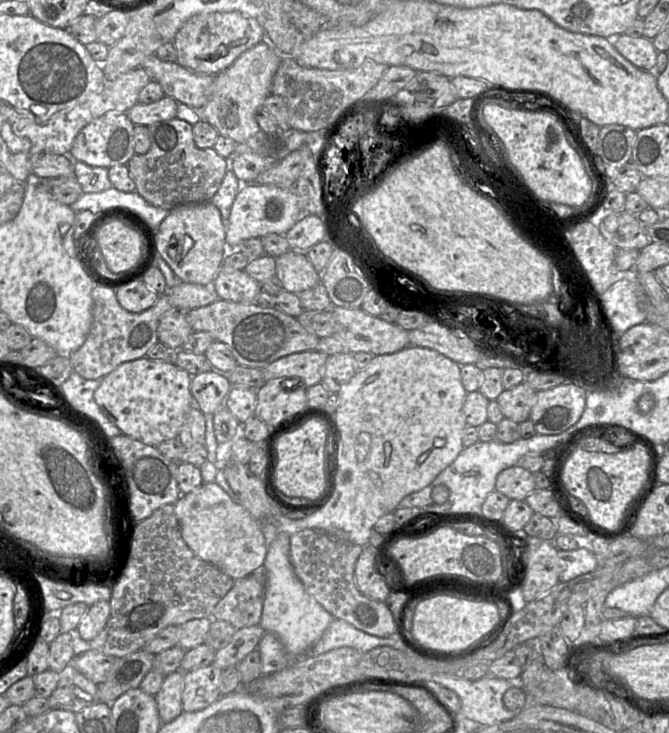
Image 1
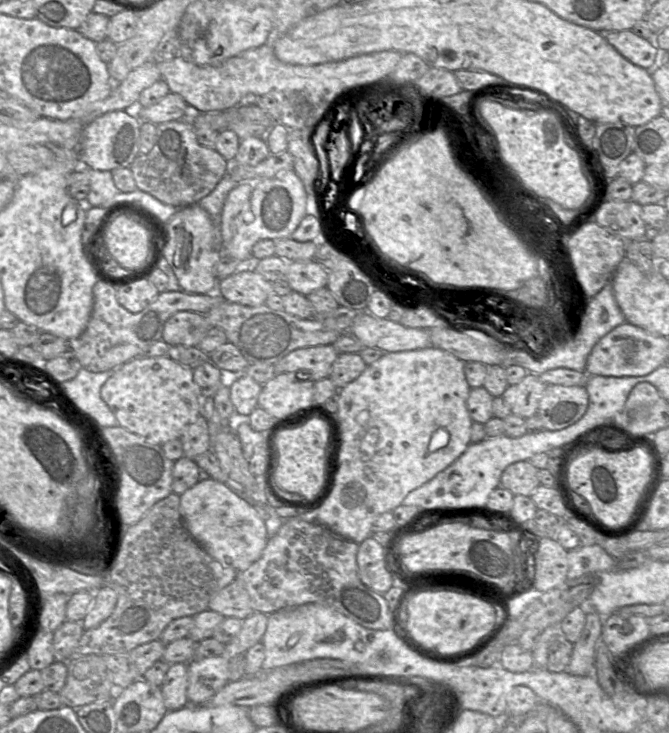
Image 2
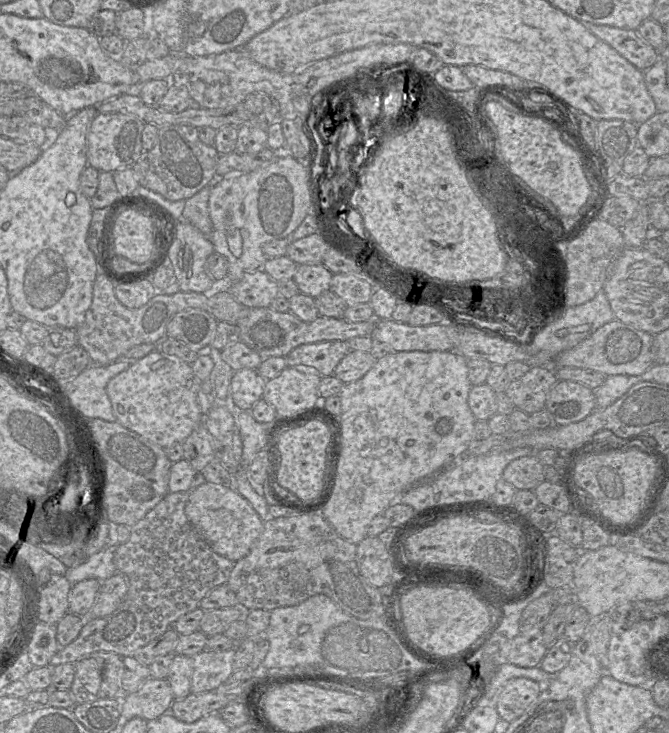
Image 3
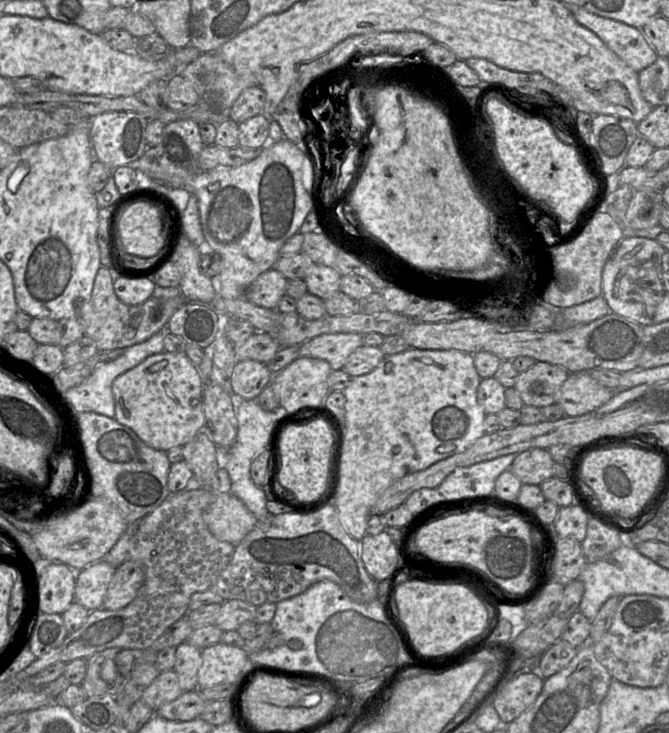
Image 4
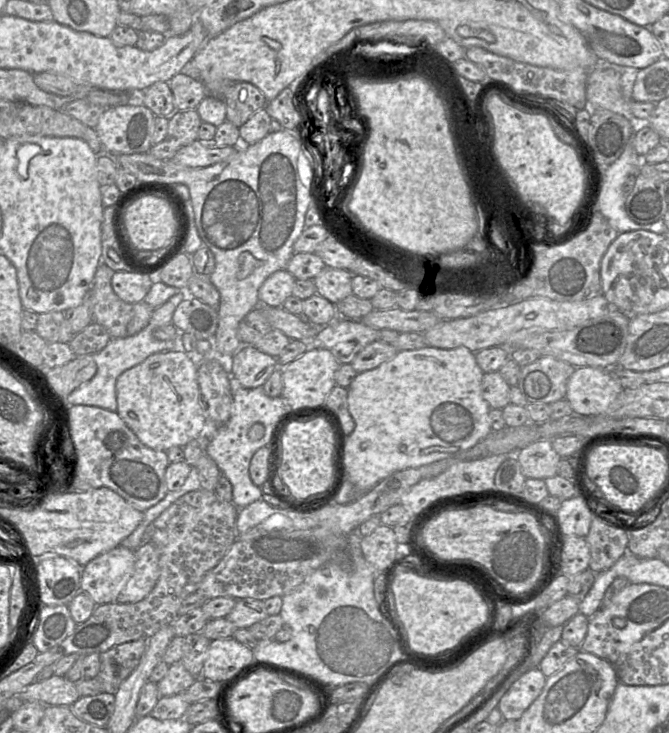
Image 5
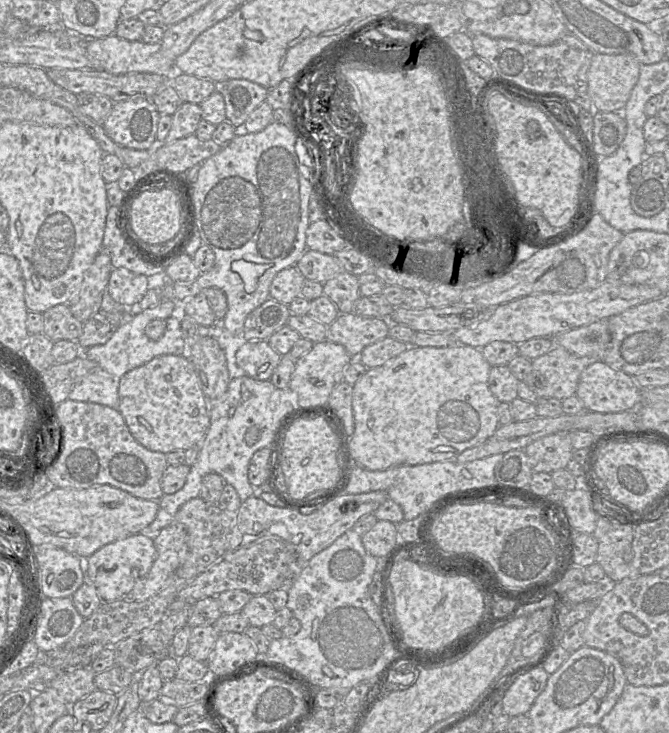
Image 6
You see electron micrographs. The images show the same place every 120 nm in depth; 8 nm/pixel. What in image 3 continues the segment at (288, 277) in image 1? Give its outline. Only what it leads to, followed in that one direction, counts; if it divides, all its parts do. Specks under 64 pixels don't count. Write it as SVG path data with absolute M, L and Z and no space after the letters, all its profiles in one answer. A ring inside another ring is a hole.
M308 263L298 266L293 279L301 293L316 298L331 289L333 275L323 263Z

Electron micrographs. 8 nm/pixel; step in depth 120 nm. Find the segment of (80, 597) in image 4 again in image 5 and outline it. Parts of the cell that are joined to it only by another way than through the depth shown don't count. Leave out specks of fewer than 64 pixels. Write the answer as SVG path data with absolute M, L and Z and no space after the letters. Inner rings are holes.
M120 545L92 559L84 566L80 577L80 591L87 593L96 605L116 602L134 572L134 551Z

